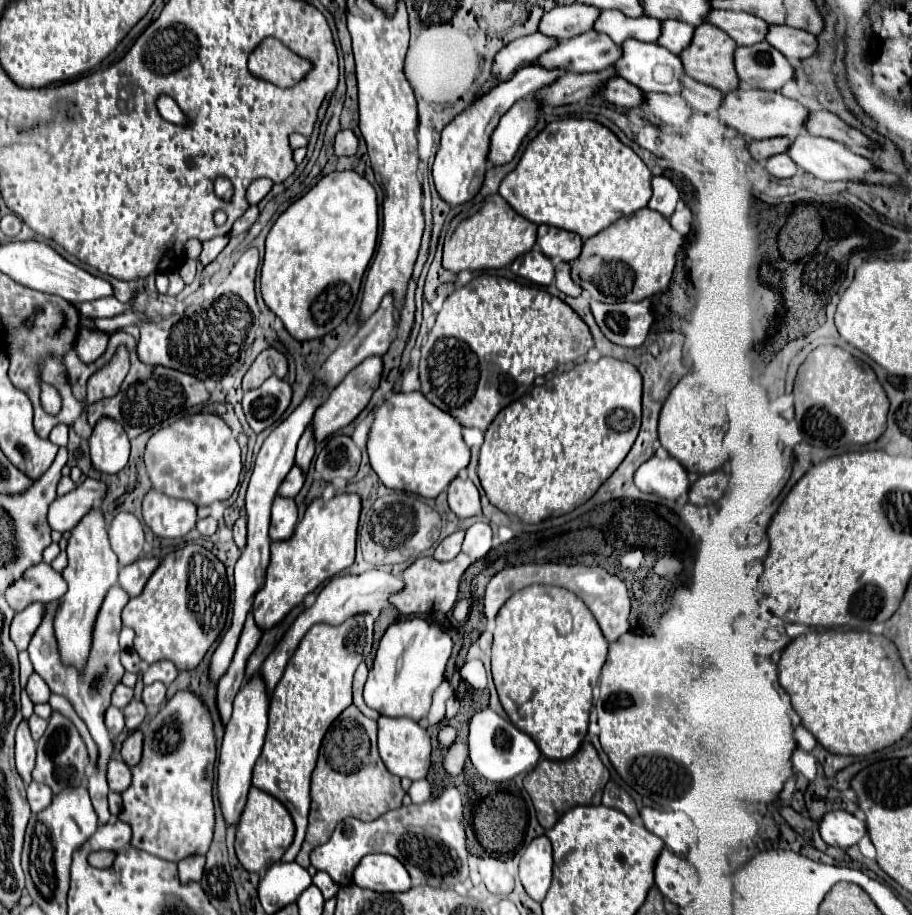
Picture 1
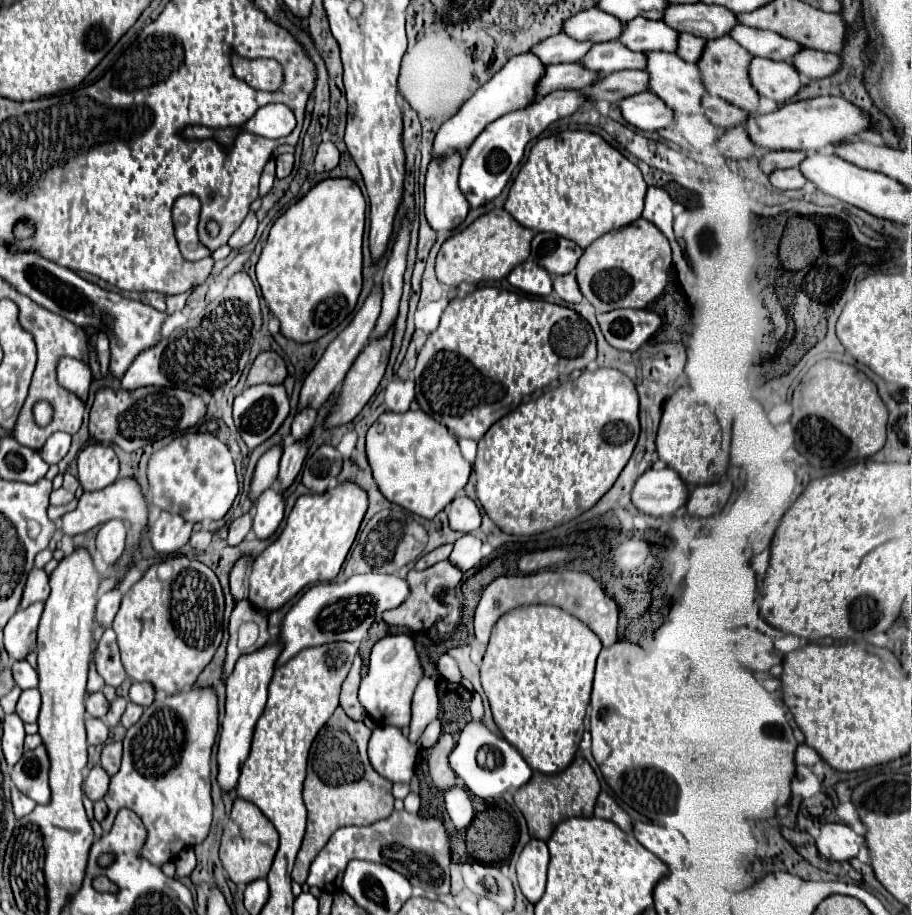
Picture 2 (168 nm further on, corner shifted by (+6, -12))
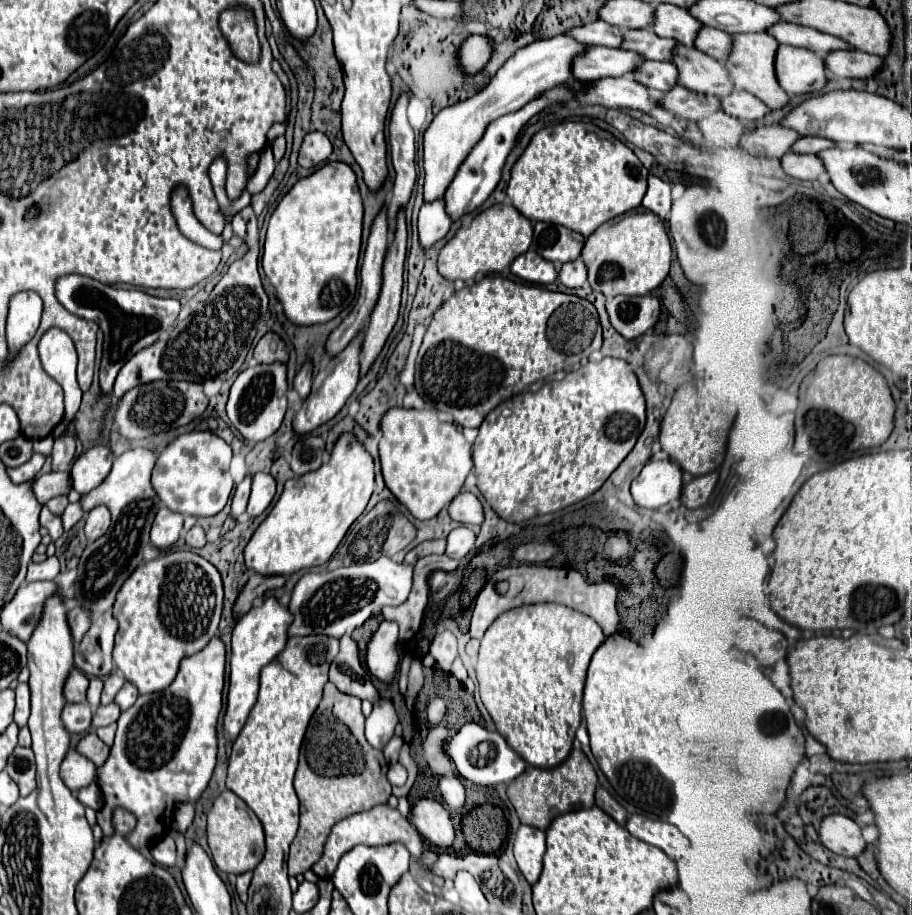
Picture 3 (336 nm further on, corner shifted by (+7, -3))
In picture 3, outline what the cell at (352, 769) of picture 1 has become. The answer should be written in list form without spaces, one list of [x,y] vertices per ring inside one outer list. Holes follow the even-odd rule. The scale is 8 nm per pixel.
[[[327,683],[321,703],[309,721],[293,781],[299,797],[299,831],[287,859],[291,877],[305,873],[321,859],[323,845],[337,821],[387,803],[391,795],[391,785],[385,777],[387,761],[379,749],[367,743],[363,723],[361,699],[345,695],[333,683]]]

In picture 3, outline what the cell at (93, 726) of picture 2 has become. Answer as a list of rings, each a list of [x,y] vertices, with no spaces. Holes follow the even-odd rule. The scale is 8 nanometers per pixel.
[[[67,703],[63,707],[63,723],[71,733],[87,733],[91,729],[91,707],[87,703]]]

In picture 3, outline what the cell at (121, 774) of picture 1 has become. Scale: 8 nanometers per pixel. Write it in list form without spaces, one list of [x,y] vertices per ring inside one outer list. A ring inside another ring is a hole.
[[[73,747],[67,751],[63,763],[61,763],[61,771],[59,771],[63,783],[71,789],[71,791],[79,791],[81,787],[87,787],[95,777],[97,777],[97,769],[91,761],[83,759],[83,755],[79,755]]]

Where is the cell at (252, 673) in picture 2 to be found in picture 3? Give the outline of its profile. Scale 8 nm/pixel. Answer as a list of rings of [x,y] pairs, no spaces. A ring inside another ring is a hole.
[[[269,597],[259,607],[251,607],[241,621],[233,629],[231,639],[231,675],[229,675],[229,697],[227,697],[227,713],[223,719],[223,729],[227,731],[229,739],[239,735],[241,727],[247,721],[247,715],[255,703],[259,691],[259,673],[265,665],[269,665],[287,643],[287,629],[293,621],[293,615],[287,607],[283,607],[275,597]]]

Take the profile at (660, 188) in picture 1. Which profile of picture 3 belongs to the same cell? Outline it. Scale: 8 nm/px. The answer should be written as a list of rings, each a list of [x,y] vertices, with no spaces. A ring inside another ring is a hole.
[[[649,175],[649,189],[643,197],[643,207],[659,215],[661,219],[667,219],[671,211],[671,185],[655,175]]]

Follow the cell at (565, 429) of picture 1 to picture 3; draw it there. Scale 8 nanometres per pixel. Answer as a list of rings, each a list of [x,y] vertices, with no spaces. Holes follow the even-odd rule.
[[[605,357],[599,363],[587,363],[567,373],[561,381],[543,385],[535,393],[527,391],[503,401],[485,417],[473,443],[477,487],[493,511],[509,523],[565,509],[593,495],[607,481],[629,455],[643,427],[645,397],[629,363],[613,357]]]

